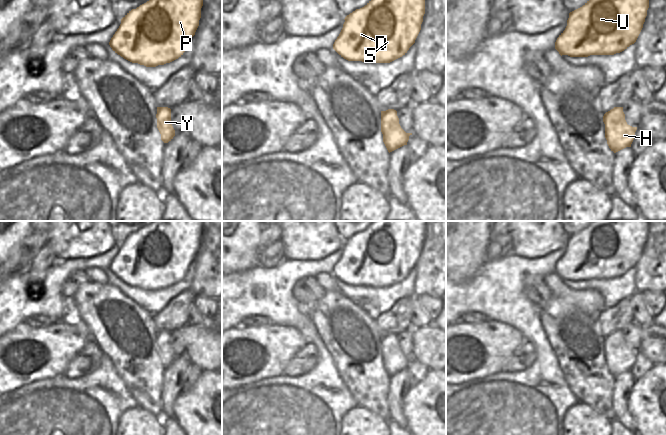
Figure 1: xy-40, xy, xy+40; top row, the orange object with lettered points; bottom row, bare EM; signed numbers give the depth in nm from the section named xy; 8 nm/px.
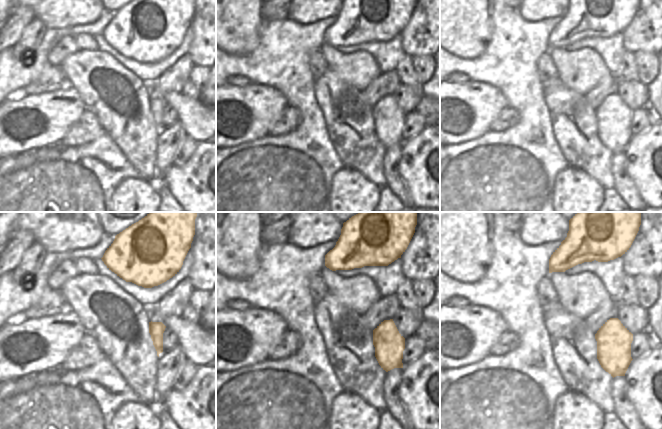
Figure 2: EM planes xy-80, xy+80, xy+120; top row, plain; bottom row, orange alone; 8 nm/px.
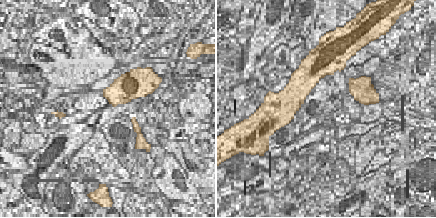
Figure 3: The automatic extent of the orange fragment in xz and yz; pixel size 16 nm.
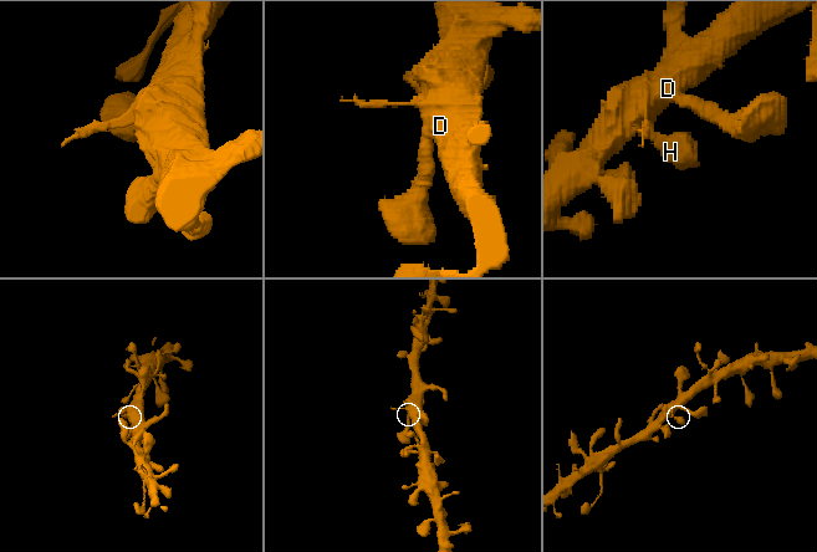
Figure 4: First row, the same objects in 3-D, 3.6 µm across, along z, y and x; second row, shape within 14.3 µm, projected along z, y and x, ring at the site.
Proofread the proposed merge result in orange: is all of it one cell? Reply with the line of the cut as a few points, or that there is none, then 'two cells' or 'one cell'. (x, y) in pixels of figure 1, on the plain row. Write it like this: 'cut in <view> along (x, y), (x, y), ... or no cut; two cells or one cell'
no cut; one cell

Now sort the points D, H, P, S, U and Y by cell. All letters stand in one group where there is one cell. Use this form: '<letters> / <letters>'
D H P S U Y

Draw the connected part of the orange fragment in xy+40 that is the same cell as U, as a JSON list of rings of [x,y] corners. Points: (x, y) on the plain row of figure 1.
[[[591,221],[582,231],[569,237],[567,250],[555,266],[555,273],[570,281],[588,281],[590,279],[614,279],[634,268],[643,252],[649,221]]]

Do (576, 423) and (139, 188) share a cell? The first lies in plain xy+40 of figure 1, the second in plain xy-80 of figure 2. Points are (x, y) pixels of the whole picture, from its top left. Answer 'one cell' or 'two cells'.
one cell

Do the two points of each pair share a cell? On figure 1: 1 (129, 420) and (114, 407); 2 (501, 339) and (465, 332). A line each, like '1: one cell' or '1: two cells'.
1: two cells
2: one cell

